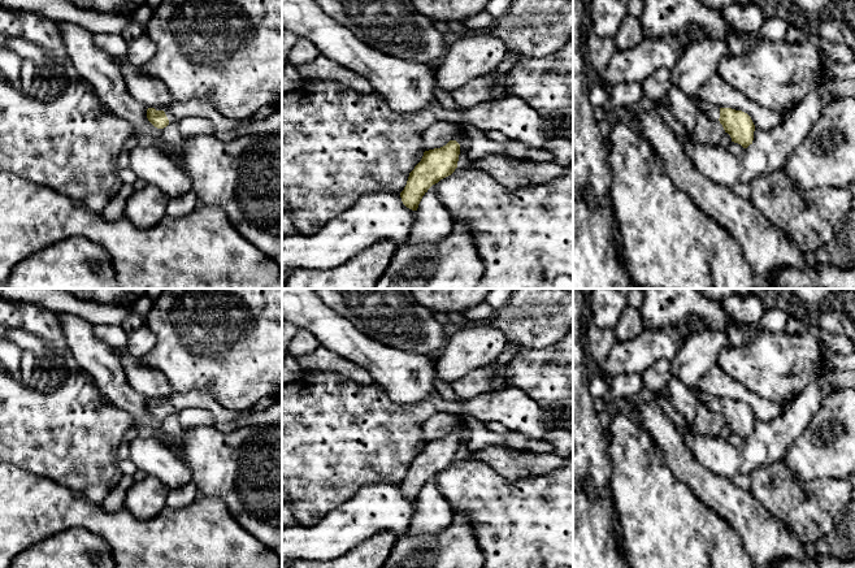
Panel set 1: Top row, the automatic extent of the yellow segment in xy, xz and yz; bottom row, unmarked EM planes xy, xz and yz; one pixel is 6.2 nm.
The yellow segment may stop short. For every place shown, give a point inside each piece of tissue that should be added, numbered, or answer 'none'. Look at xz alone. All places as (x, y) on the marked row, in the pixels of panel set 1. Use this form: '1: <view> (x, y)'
1: xz (461, 137)

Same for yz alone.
1: yz (712, 111)

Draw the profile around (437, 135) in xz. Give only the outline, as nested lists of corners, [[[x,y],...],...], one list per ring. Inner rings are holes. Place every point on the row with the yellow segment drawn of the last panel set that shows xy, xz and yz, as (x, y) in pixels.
[[[450,121],[434,122],[421,135],[421,146],[424,152],[446,146],[459,131],[459,123]]]

